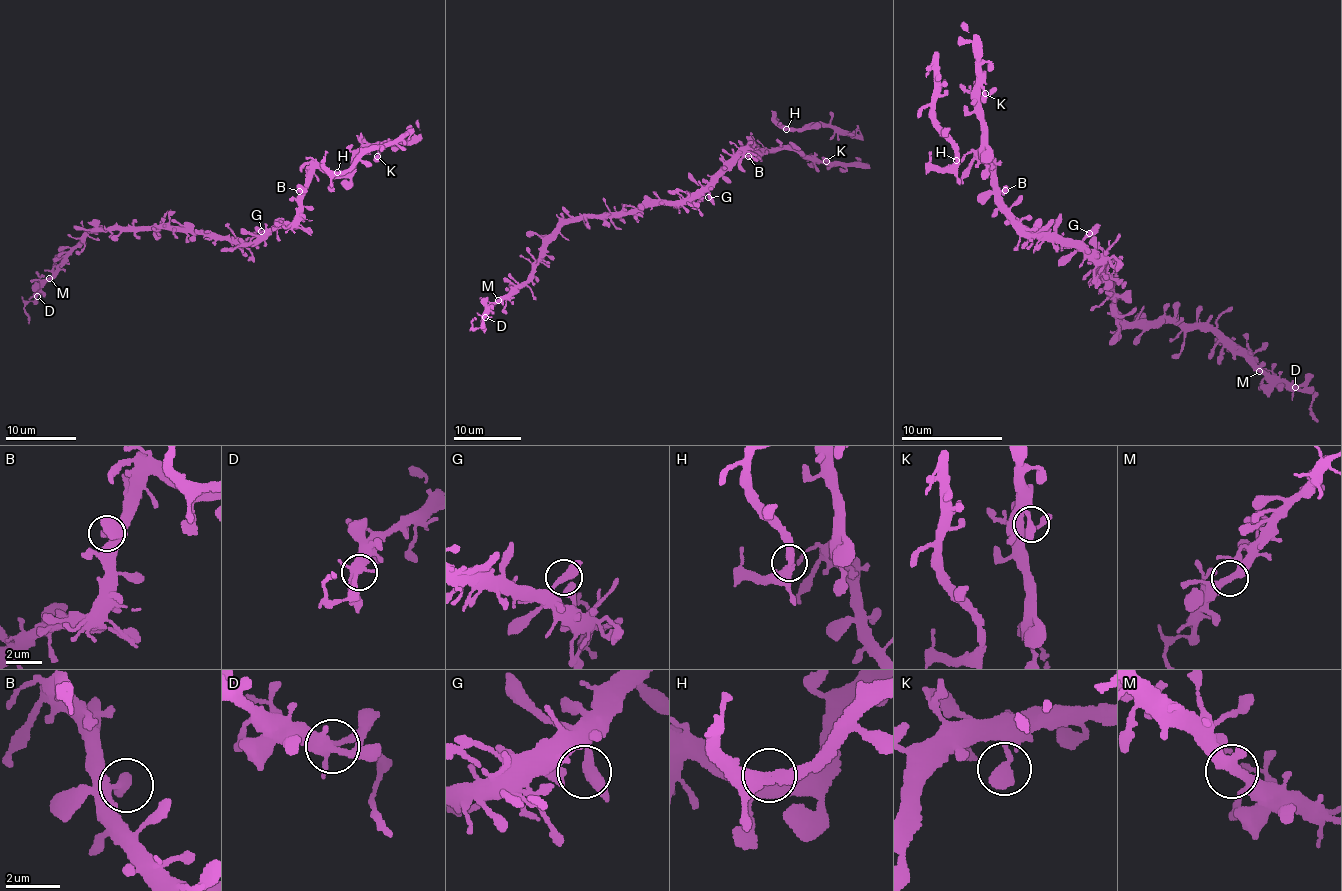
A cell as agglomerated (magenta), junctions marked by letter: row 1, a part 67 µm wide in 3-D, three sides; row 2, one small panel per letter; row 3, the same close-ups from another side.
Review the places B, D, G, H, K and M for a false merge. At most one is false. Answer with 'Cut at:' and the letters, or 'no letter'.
Cut at: no letter

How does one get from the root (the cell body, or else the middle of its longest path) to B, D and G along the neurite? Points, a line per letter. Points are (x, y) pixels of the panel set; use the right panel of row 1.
B: (1103, 268), (1101, 256), (1090, 255), (1032, 230), (1021, 230), (1000, 197), (1000, 192), (1005, 190)
D: (1103, 268), (1118, 323), (1165, 320), (1222, 334), (1246, 351), (1259, 368), (1296, 387)
G: (1103, 268), (1101, 256), (1087, 250), (1082, 244), (1089, 233)

